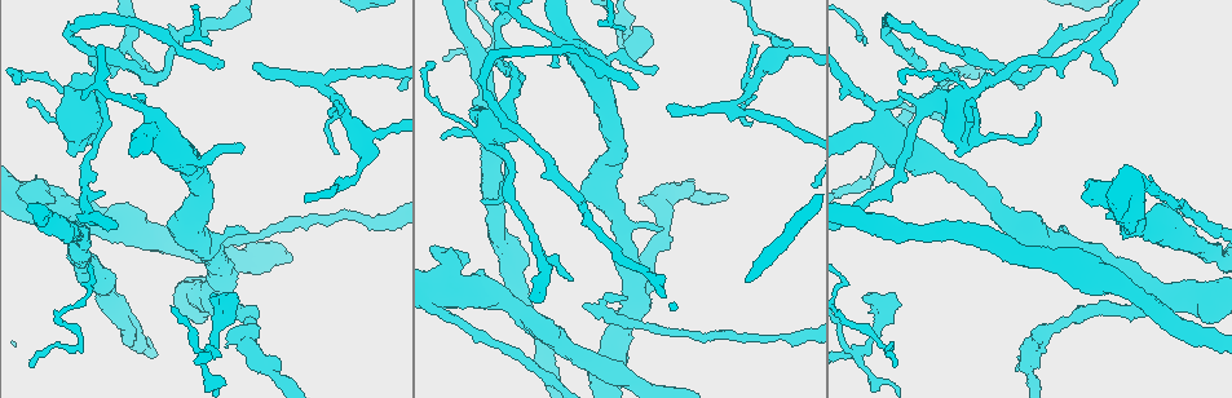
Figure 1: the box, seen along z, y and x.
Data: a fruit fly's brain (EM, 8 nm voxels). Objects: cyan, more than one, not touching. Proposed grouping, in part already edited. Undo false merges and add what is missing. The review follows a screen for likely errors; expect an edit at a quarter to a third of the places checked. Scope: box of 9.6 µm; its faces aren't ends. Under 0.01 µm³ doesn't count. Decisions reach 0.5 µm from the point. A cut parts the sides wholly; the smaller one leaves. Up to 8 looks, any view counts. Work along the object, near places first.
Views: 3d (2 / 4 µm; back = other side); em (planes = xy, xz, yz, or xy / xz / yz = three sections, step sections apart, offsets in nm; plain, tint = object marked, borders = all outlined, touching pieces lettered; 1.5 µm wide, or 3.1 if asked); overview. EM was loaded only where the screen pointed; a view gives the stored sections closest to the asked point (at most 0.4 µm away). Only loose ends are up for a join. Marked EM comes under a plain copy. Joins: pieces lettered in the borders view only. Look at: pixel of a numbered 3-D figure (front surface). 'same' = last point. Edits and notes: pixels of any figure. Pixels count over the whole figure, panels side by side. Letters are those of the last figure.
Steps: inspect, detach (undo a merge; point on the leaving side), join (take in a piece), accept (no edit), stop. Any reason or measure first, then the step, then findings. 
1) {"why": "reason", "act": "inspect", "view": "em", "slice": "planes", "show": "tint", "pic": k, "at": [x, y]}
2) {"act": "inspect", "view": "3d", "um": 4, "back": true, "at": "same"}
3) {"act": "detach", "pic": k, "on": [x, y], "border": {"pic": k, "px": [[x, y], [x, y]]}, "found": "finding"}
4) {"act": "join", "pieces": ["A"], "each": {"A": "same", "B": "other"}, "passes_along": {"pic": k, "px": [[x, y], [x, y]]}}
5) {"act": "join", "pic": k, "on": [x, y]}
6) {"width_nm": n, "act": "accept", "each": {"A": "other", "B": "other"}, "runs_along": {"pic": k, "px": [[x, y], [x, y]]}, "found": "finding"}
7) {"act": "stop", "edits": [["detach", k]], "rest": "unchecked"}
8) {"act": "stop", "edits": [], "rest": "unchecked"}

{"why": "branch point", "act": "inspect", "view": "em", "slice": "planes", "show": "borders", "pic": 1, "at": [732, 110]}

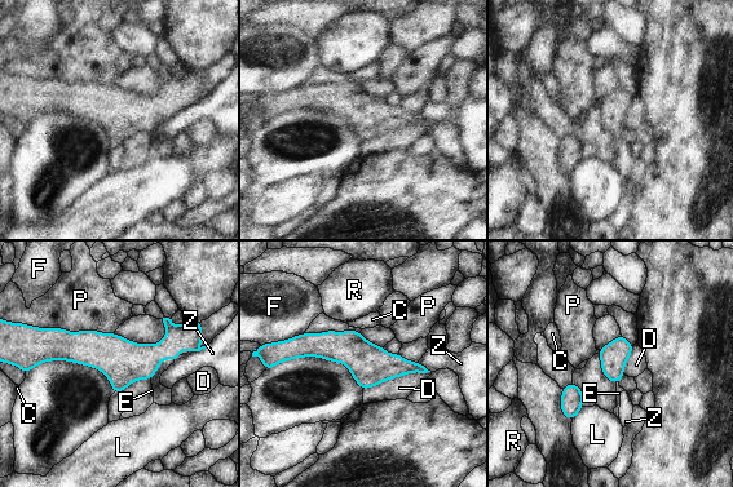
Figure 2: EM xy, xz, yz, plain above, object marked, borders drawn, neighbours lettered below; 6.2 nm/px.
{"act": "accept", "each": {"C": "other", "D": "other", "E": "other", "F": "other", "L": "other", "P": "other", "R": "other", "Z": "other"}, "found": "one cell here"}

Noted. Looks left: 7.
{"why": "free end", "act": "inspect", "view": "em", "slice": "xy", "step": 8, "show": "borders", "pic": 1, "at": [900, 90]}

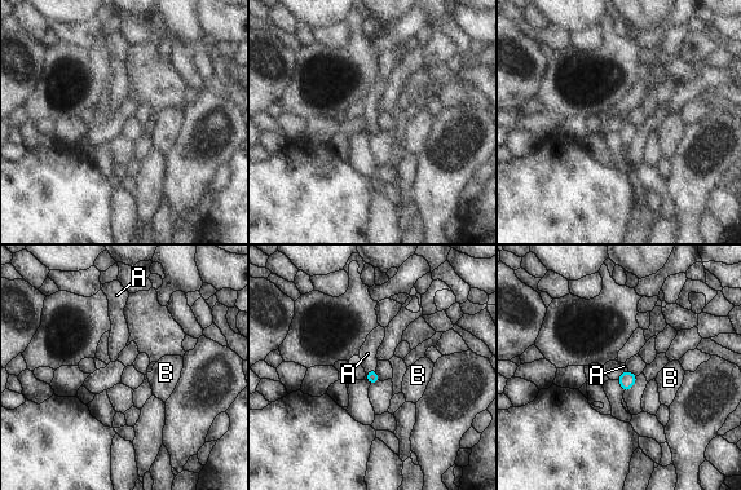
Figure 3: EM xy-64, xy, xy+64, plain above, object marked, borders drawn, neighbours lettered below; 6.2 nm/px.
{"act": "join", "pieces": ["A"], "each": {"A": "same", "B": "other"}, "passes_along": {"pic": 3, "px": [[373, 378], [367, 372], [367, 353]]}, "found": "it goes on there"}

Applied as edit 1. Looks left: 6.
{"act": "stop", "edits": [["join", 3]], "rest": "unchecked"}

